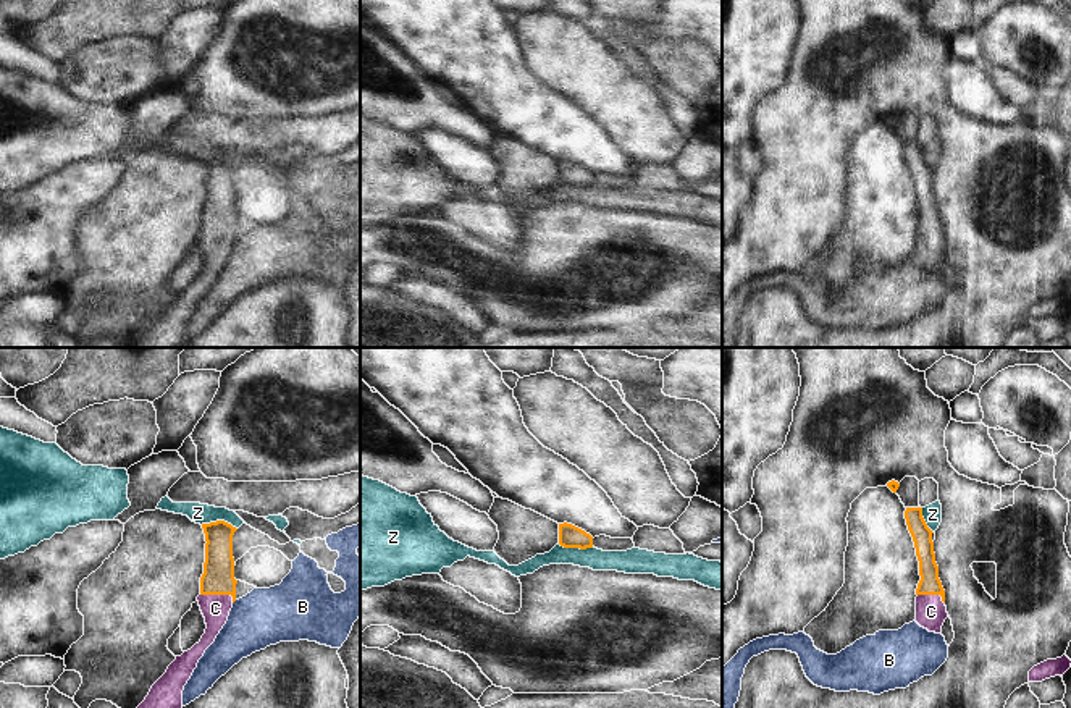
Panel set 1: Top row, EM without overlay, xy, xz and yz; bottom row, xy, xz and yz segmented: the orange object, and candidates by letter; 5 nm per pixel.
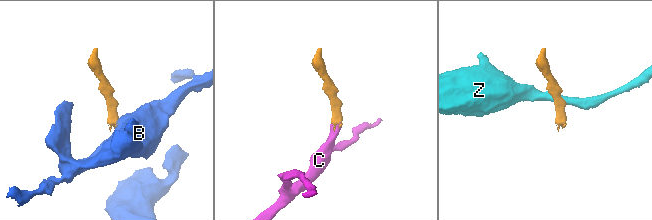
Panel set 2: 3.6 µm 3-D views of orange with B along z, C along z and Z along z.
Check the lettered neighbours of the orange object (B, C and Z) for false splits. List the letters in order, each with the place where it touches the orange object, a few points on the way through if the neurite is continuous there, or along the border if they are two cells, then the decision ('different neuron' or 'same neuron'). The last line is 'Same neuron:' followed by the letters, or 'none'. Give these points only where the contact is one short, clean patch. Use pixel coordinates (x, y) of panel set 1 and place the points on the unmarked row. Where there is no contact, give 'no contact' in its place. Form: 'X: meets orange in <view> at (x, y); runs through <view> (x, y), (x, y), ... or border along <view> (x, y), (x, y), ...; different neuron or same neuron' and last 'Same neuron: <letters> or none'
B: no contact; different neuron
C: meets orange in xy at (218, 231); runs through xy (218, 207), (218, 231), (215, 246); same neuron
Z: meets orange in xy at (218, 159); border along xy (201, 162), (225, 159), (236, 167); different neuron
Same neuron: C

